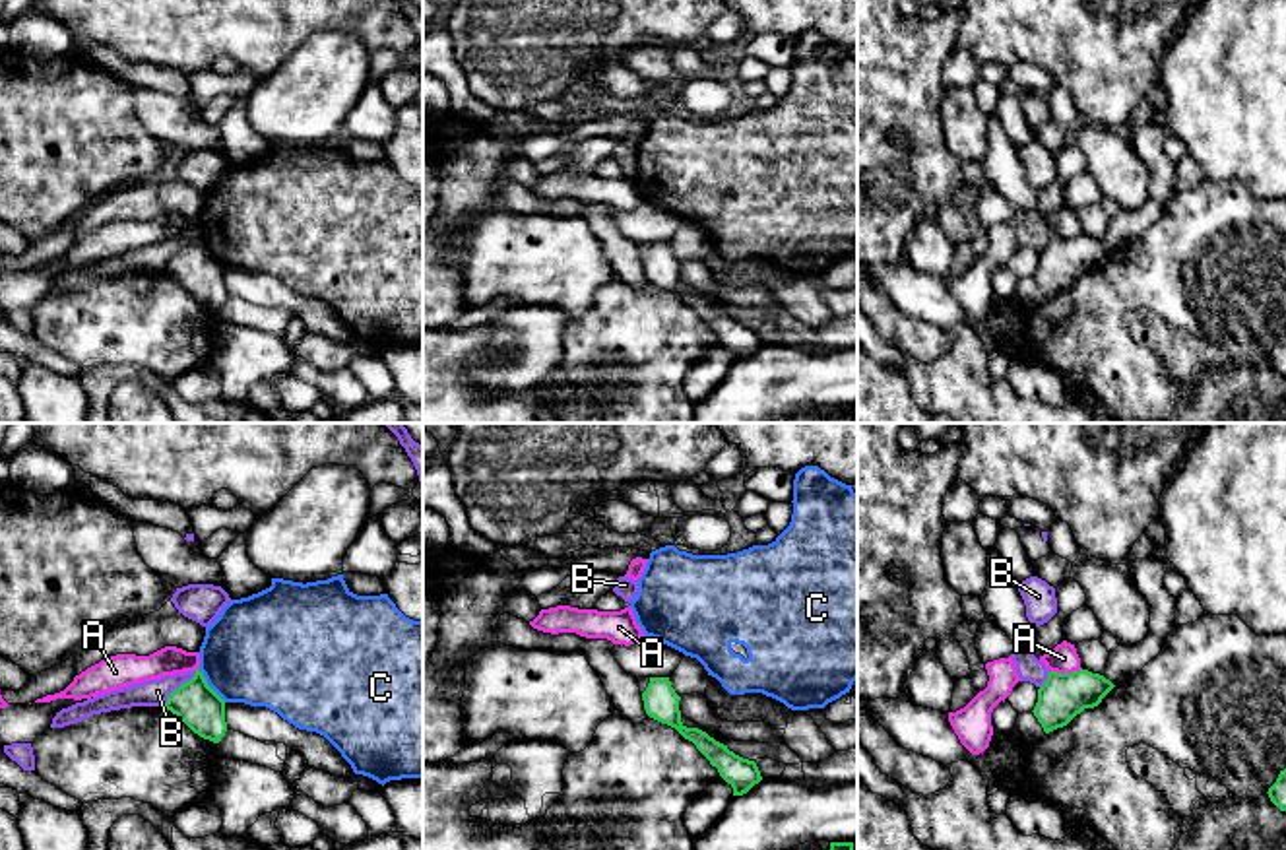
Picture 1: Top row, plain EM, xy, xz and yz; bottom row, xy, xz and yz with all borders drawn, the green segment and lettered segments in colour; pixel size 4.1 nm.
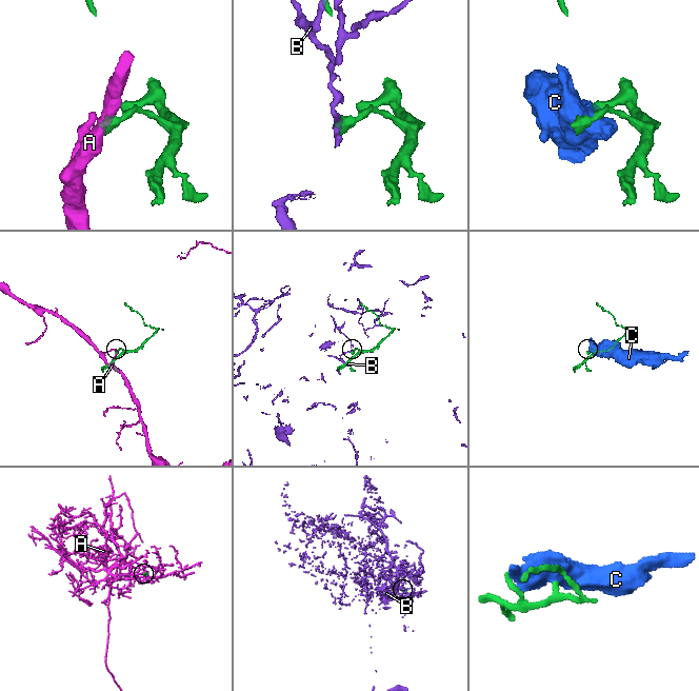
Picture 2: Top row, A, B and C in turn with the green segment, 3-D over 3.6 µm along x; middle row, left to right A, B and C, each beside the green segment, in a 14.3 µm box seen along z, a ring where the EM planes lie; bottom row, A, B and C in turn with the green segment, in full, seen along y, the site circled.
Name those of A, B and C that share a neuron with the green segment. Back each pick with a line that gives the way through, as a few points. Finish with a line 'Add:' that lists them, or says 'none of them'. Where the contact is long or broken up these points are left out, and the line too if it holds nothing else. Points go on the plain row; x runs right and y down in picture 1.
Add: none of them

